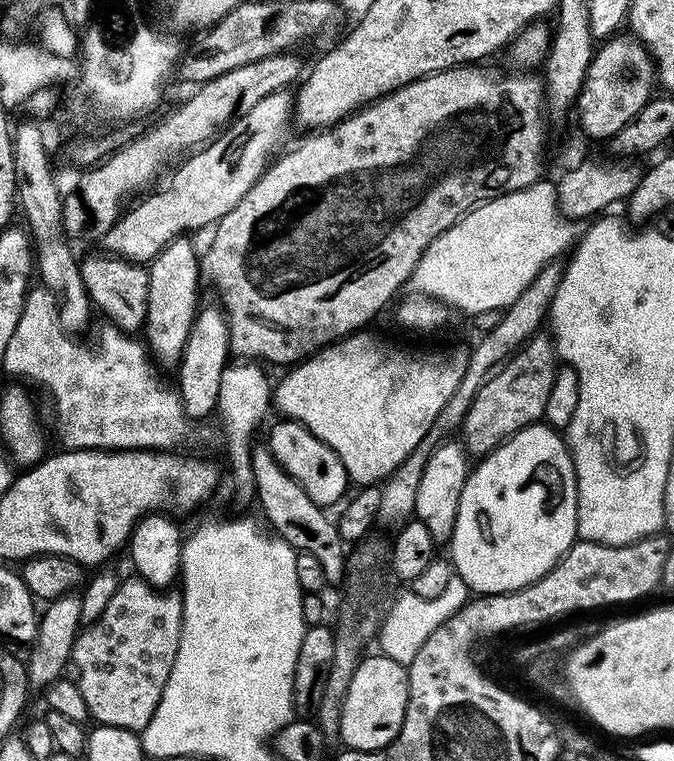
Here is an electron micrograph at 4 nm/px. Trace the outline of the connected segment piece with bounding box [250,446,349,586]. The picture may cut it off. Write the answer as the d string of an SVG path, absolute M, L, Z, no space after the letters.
M267 446L253 447L250 457L256 483L255 503L264 511L269 524L267 527L297 552L311 554L321 564L329 585L343 585L344 573L348 571L349 549L342 538L337 521L333 517L331 520L329 513L319 508L310 499L310 494L306 494L306 490L302 490L302 486L298 486L298 482L294 482L294 478L290 478L286 470L282 470L282 466L273 458Z

